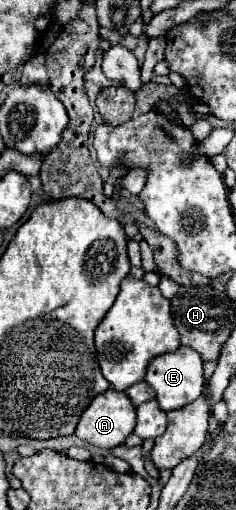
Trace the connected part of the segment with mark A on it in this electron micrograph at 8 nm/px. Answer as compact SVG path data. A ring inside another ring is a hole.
M108 388L88 404L76 426L76 436L98 448L120 446L136 426L136 406L126 392Z

